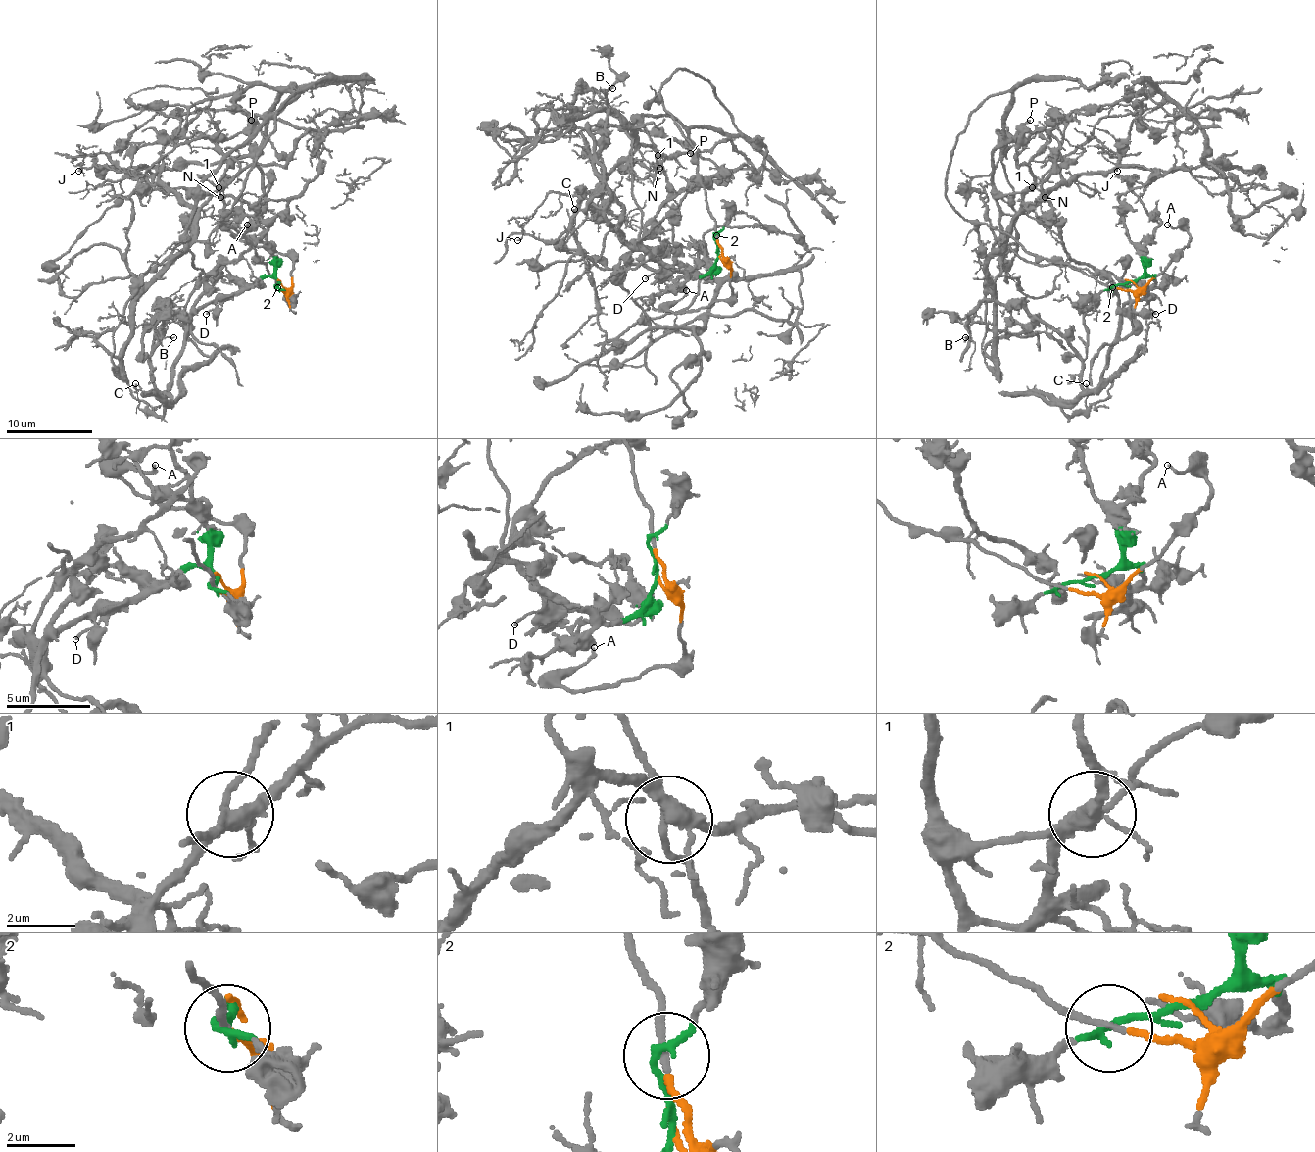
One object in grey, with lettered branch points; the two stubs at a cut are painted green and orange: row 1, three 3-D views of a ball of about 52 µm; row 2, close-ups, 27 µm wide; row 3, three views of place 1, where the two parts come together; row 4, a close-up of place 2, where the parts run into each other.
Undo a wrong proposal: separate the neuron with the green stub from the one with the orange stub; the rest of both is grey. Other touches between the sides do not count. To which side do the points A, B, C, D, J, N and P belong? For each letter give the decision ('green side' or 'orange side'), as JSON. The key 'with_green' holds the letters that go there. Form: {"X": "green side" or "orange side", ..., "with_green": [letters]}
{"A": "orange side", "B": "green side", "C": "green side", "D": "green side", "J": "green side", "N": "green side", "P": "orange side", "with_green": ["B", "C", "D", "J", "N"]}

